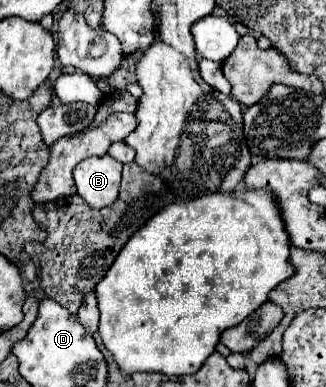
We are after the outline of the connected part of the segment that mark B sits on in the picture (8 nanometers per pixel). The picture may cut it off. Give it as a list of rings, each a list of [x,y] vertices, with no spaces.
[[[112,156],[86,158],[74,170],[78,196],[86,200],[90,208],[106,208],[120,192],[122,164]]]

